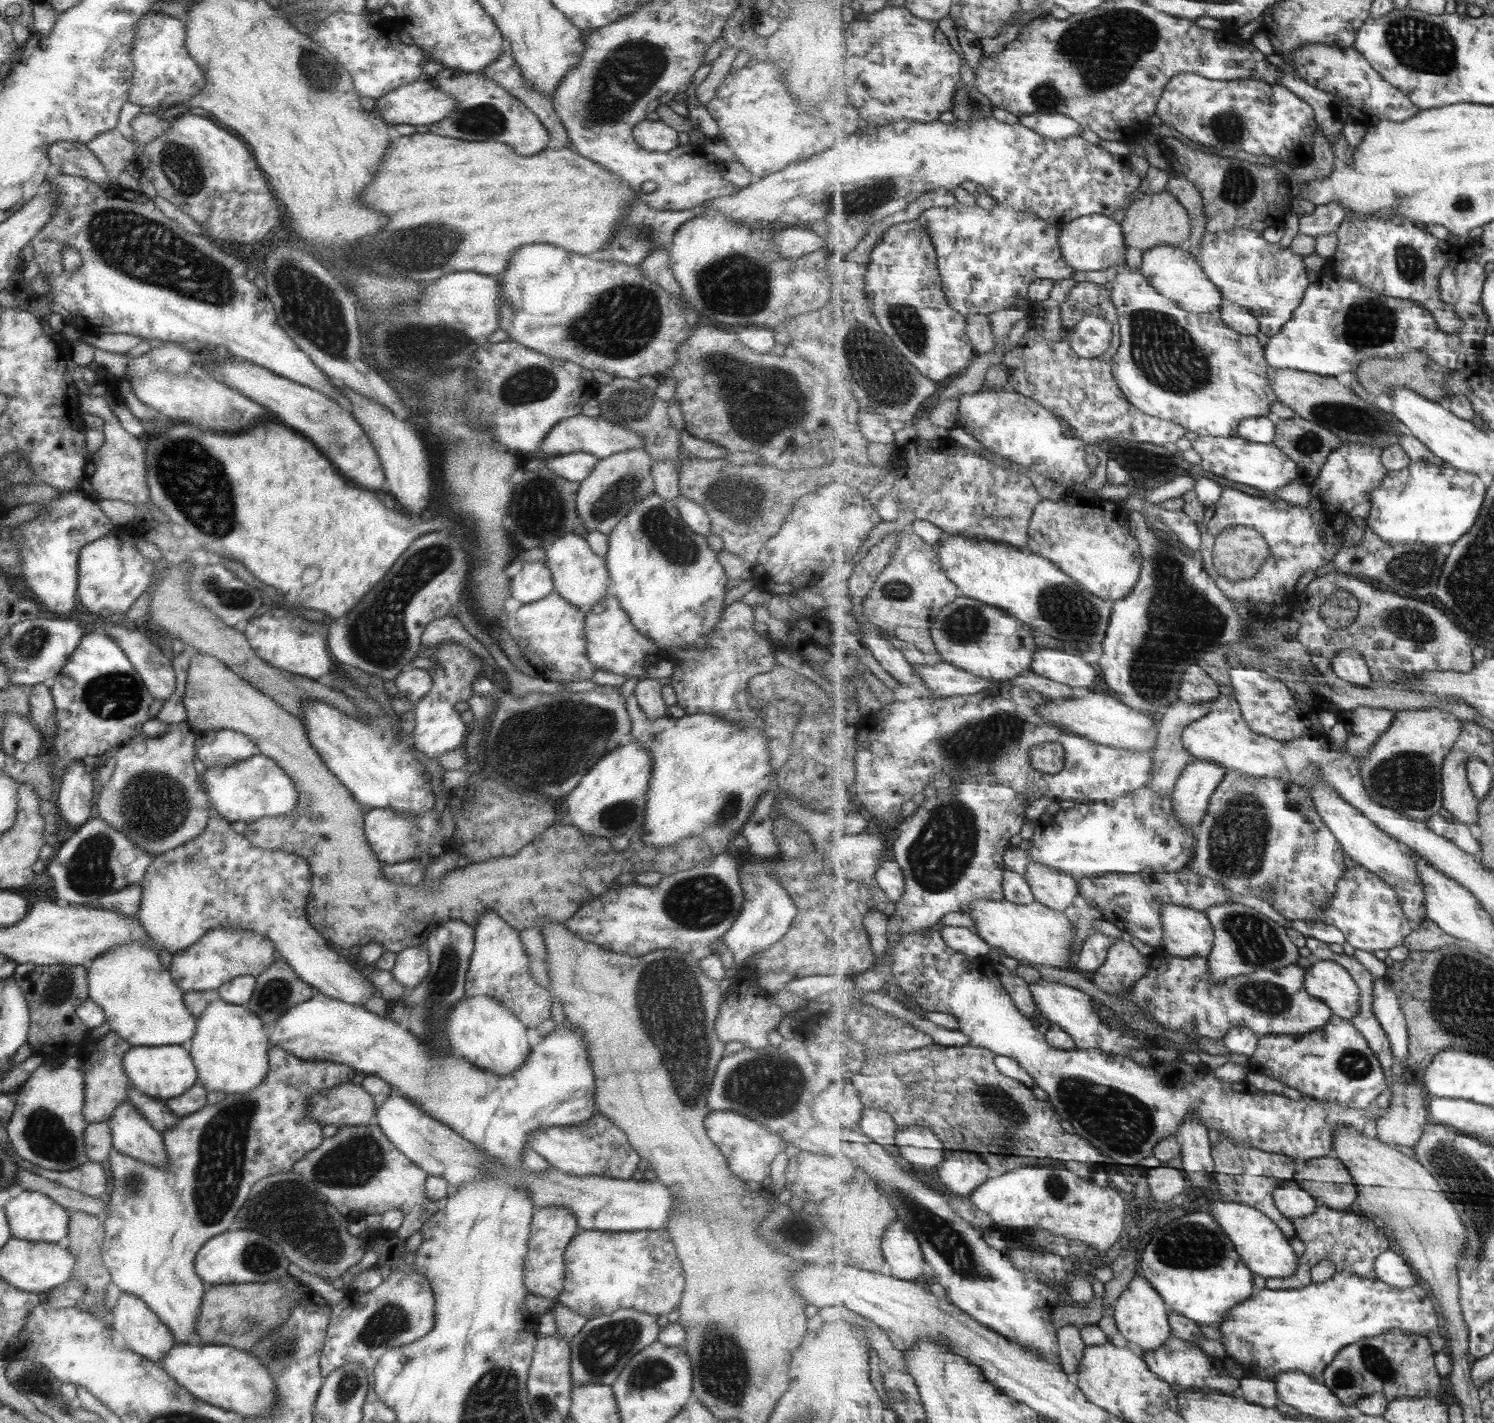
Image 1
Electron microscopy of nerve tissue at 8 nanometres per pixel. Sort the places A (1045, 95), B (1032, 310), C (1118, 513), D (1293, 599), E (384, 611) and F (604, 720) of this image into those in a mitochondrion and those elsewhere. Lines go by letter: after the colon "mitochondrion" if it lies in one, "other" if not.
A: mitochondrion
B: other
C: other
D: other
E: mitochondrion
F: mitochondrion

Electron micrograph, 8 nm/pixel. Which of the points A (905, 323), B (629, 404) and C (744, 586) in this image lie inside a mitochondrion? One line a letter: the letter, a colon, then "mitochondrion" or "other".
A: mitochondrion
B: mitochondrion
C: other

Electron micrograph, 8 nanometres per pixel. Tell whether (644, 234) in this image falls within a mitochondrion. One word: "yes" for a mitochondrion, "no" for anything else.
yes

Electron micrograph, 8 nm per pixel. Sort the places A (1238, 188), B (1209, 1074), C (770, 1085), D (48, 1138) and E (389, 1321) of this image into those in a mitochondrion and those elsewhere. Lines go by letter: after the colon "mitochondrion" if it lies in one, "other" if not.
A: mitochondrion
B: other
C: mitochondrion
D: mitochondrion
E: mitochondrion

